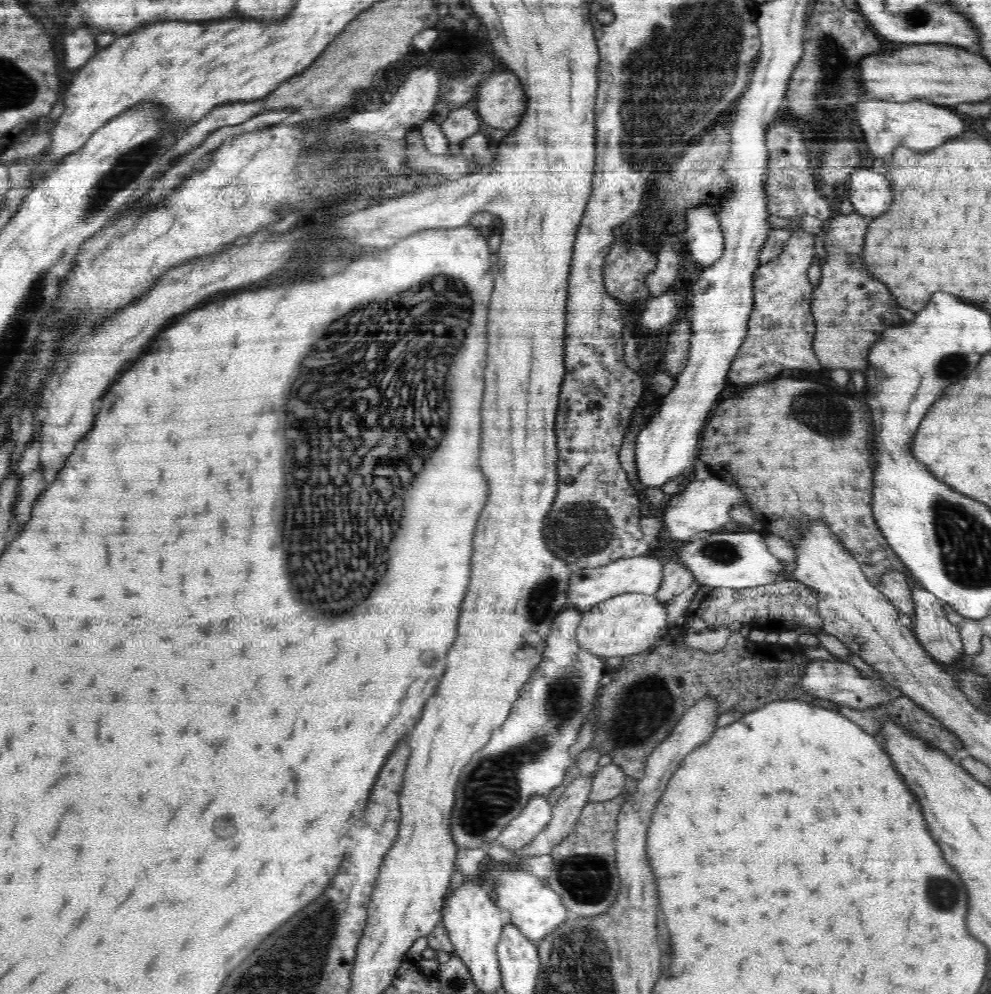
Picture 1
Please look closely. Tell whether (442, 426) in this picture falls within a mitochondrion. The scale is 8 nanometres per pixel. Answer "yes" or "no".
no

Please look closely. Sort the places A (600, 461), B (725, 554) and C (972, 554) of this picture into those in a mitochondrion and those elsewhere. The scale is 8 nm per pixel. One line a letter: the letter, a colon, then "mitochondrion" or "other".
A: other
B: mitochondrion
C: mitochondrion

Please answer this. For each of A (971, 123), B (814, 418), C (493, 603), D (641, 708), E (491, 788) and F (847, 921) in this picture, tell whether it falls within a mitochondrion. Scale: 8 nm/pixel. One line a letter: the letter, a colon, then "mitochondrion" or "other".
A: other
B: mitochondrion
C: other
D: mitochondrion
E: mitochondrion
F: other

